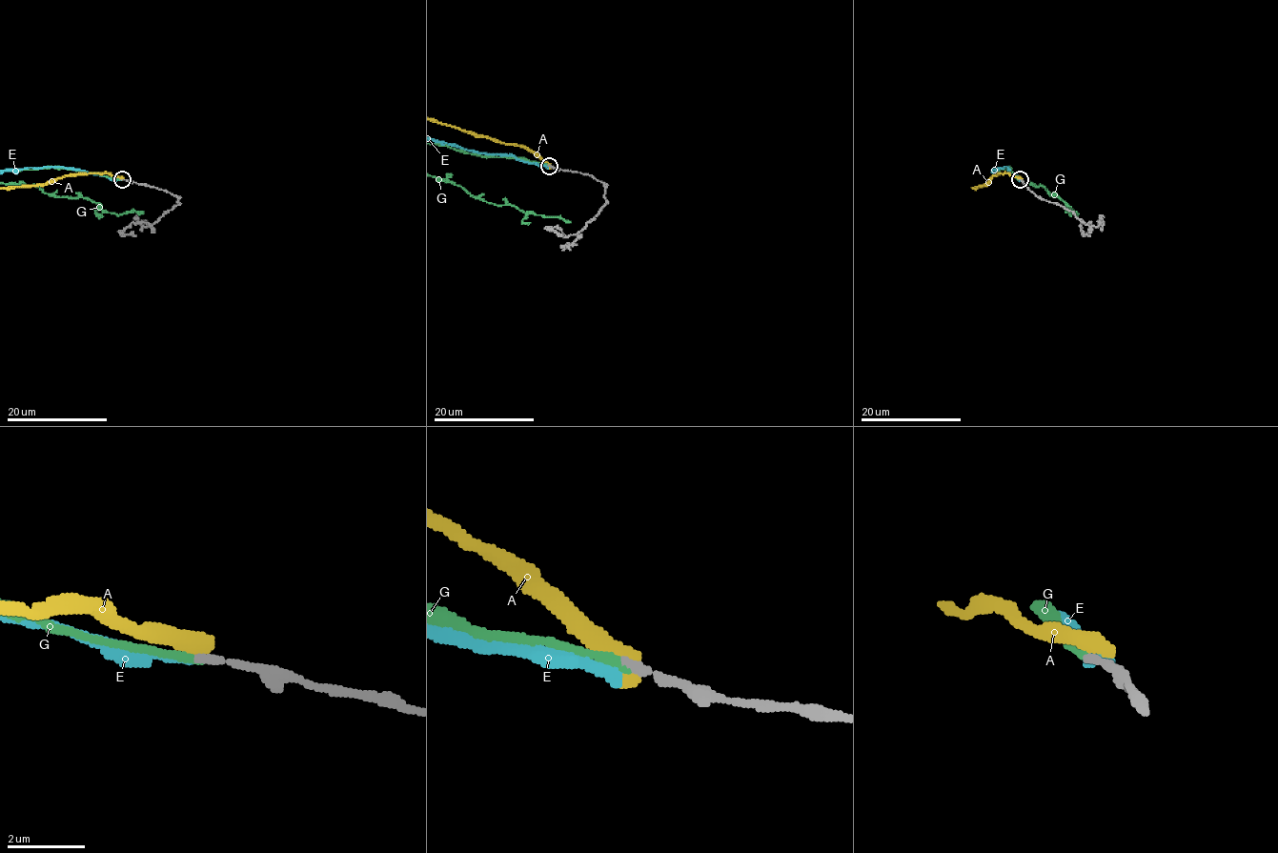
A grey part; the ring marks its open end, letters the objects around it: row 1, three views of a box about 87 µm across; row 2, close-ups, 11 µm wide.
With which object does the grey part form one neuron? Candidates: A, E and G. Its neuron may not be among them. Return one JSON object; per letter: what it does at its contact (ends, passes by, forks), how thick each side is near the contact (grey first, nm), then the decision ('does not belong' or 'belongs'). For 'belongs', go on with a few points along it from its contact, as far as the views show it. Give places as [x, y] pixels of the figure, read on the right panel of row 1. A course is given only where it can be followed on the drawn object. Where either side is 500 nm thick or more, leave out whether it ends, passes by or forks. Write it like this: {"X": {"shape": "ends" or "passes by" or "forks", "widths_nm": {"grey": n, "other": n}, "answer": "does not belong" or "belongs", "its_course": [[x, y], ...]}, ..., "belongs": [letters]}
{"A": {"widths_nm": {"grey": 240, "other": 600}, "answer": "does not belong"}, "E": {"shape": "ends", "widths_nm": {"grey": 220, "other": 280}, "answer": "does not belong"}, "G": {"shape": "ends", "widths_nm": {"grey": 220, "other": 220}, "answer": "belongs"}, "belongs": ["G"]}

